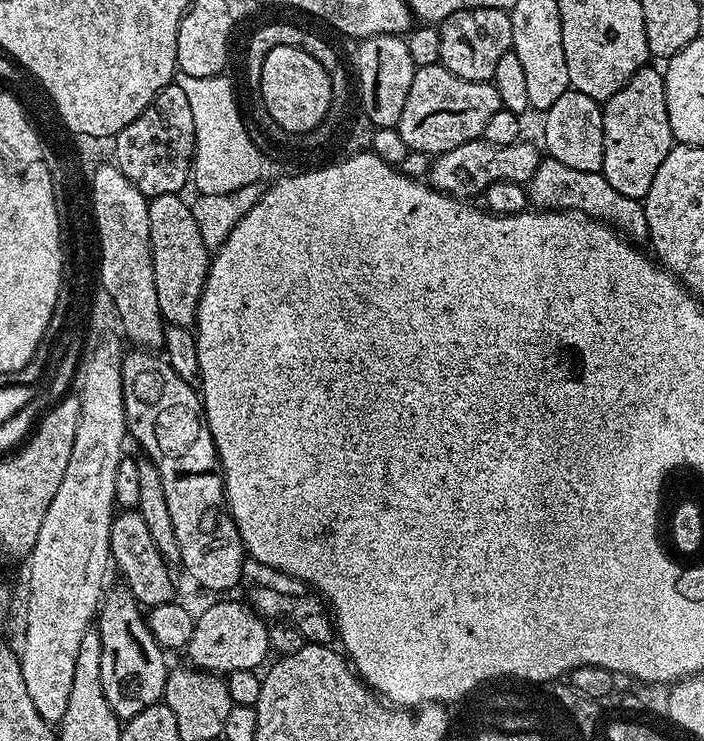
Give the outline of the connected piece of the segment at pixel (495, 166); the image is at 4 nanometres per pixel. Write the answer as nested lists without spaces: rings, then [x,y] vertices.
[[[521,138],[515,144],[491,144],[486,139],[471,140],[462,142],[462,146],[454,146],[454,150],[446,150],[441,156],[435,157],[431,161],[432,169],[426,175],[427,183],[431,184],[438,192],[444,192],[448,196],[457,198],[480,198],[484,191],[494,182],[514,182],[515,184],[527,185],[530,178],[534,178],[536,167],[539,166],[542,159],[542,152],[539,147],[527,144],[527,139]]]

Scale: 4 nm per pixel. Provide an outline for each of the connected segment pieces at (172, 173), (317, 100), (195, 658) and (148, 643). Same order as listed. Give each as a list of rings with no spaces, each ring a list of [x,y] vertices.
[[[175,82],[167,84],[162,92],[159,92],[152,104],[130,126],[126,126],[117,136],[113,137],[114,164],[122,170],[126,178],[132,184],[138,186],[141,193],[151,198],[162,194],[181,193],[186,182],[189,183],[191,173],[191,159],[195,155],[196,139],[194,138],[194,117],[190,111],[190,102],[186,99],[186,93],[182,86]]]
[[[274,46],[270,54],[266,54],[264,68],[260,72],[258,81],[260,96],[264,99],[264,108],[269,112],[271,123],[282,126],[283,130],[301,134],[312,134],[320,124],[329,119],[328,104],[330,105],[330,85],[328,72],[322,68],[317,60],[312,60],[310,54],[306,54],[300,48],[294,46]]]
[[[220,598],[217,604],[212,604],[204,613],[196,616],[194,634],[186,645],[186,653],[193,665],[206,672],[227,674],[234,670],[247,668],[259,669],[259,664],[270,656],[268,642],[269,625],[252,608],[248,602],[239,604],[236,600]]]
[[[117,586],[103,597],[95,621],[95,631],[100,634],[102,642],[102,694],[106,702],[110,702],[110,710],[114,710],[116,719],[123,722],[134,718],[134,714],[142,714],[146,706],[154,706],[164,699],[164,687],[170,671],[170,664],[164,661],[165,649],[154,638],[146,619],[145,609],[134,598],[130,589]]]

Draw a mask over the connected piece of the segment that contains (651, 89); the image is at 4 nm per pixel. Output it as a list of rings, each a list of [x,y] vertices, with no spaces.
[[[658,67],[640,68],[608,100],[603,101],[602,126],[604,127],[604,167],[602,169],[606,182],[618,190],[618,194],[626,194],[626,198],[643,201],[650,190],[650,182],[654,182],[654,174],[658,174],[658,166],[662,166],[666,154],[670,154],[673,146],[670,130],[670,114],[666,110],[666,86],[663,71]]]

